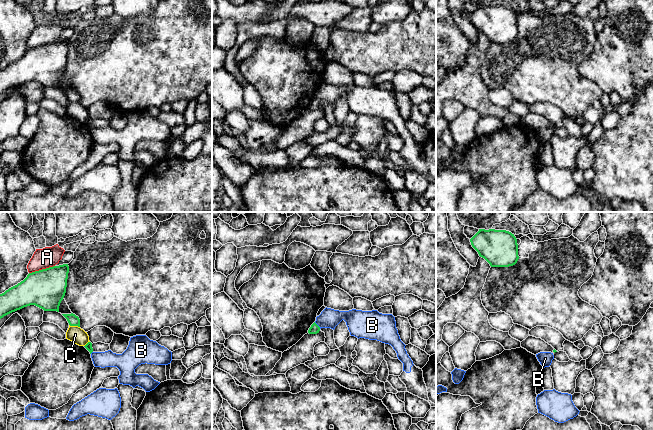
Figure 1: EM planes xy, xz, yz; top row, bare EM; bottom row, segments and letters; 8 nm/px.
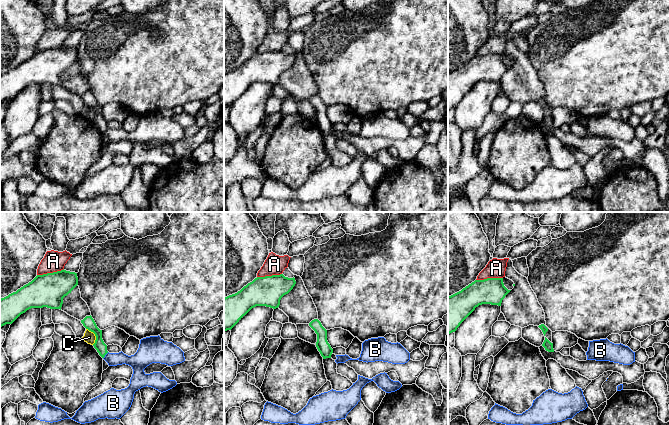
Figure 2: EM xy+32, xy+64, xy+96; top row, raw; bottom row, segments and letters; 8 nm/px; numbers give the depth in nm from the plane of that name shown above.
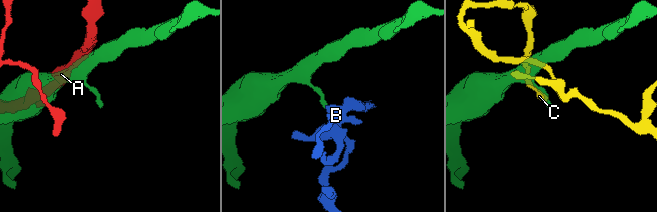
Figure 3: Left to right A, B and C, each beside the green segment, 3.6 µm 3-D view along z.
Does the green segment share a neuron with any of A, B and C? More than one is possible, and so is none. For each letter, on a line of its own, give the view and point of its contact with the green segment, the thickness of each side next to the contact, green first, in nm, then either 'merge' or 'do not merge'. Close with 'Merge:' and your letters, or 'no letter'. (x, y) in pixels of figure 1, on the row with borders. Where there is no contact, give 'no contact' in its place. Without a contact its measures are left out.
A: meets green in xy at (42, 269); 320 nm thick on the green side, 160 nm on the other; do not merge
B: meets green in xz at (317, 325); 80 nm thick on the green side, 160 nm on the other; do not merge
C: meets green in xy at (74, 325); 90 nm thick on the green side, 130 nm on the other; do not merge
Merge: no letter

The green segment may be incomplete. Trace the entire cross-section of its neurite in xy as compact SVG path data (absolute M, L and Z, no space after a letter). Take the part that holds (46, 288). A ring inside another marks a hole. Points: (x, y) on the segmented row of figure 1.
M68 264L29 273L23 281L0 294L0 319L30 305L59 312L68 273Z

